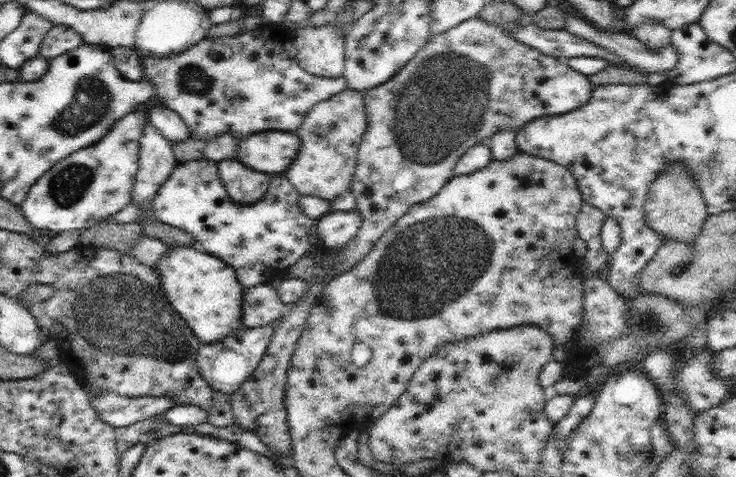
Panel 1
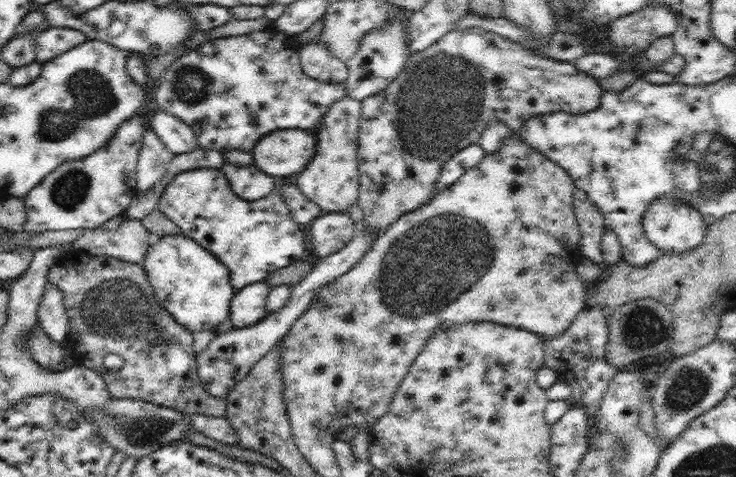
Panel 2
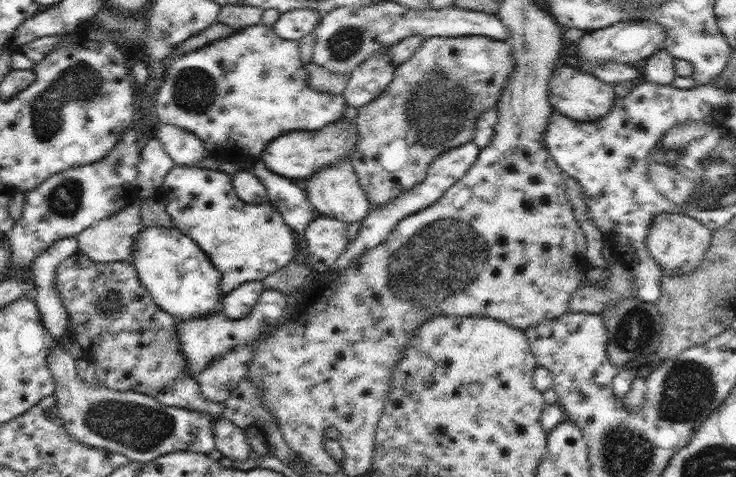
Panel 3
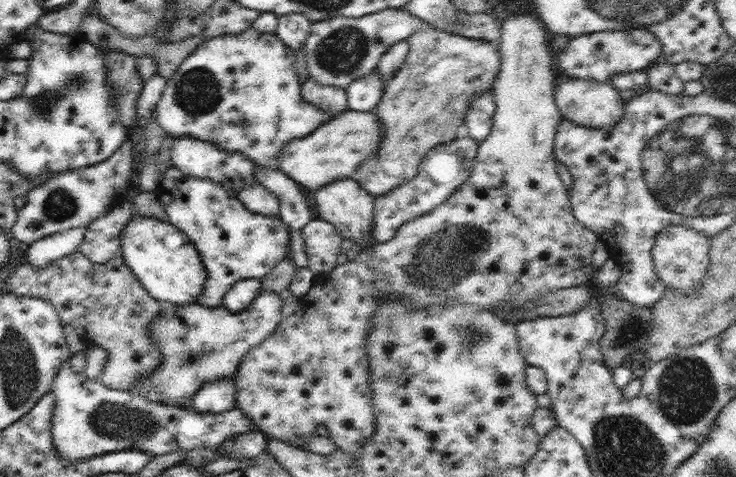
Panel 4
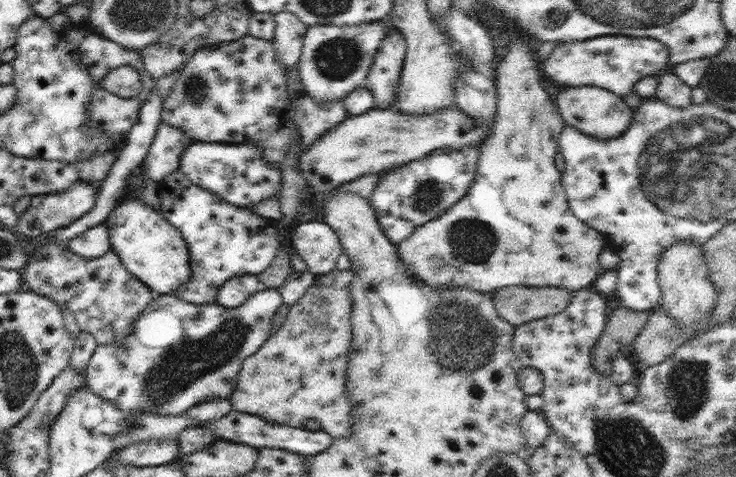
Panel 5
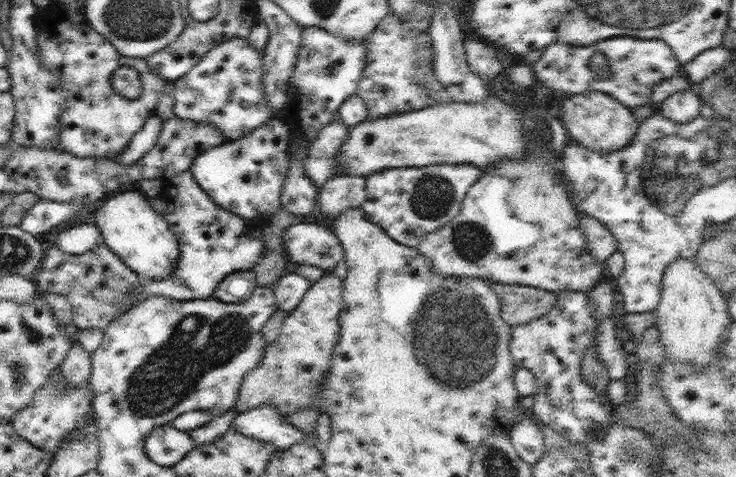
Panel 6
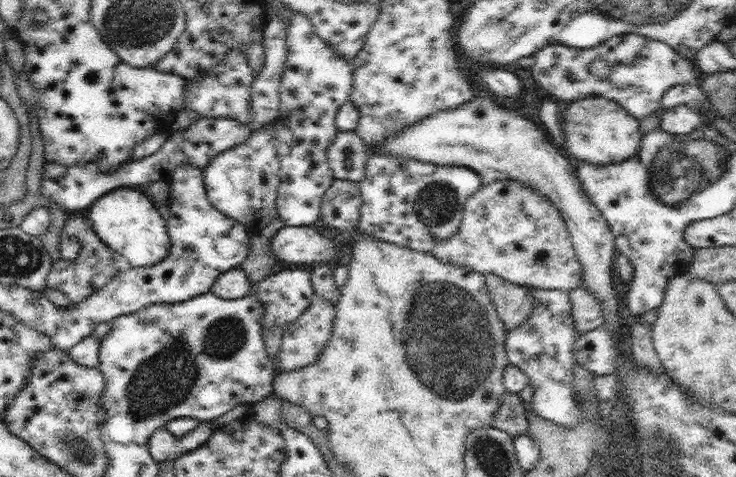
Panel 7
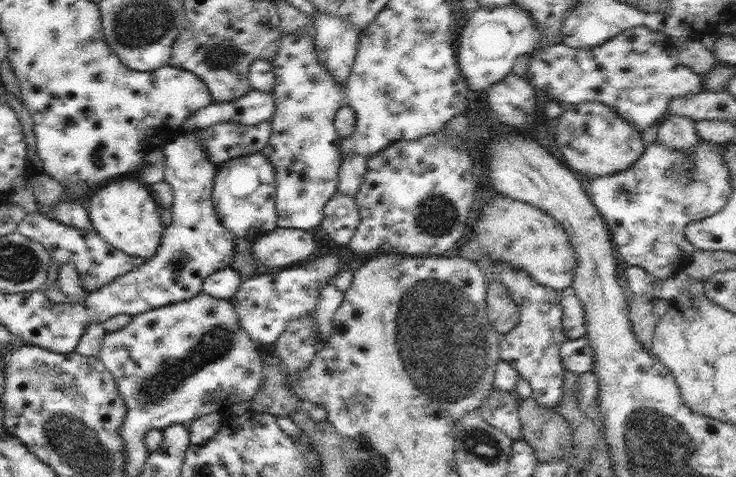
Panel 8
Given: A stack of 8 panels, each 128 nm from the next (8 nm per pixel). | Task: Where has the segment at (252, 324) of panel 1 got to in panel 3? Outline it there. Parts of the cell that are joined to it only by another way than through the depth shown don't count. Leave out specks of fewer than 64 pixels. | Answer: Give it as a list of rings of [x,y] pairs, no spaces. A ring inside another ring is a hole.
[[[261,281],[244,282],[221,300],[220,312],[232,320],[246,318],[252,312],[252,308],[256,306],[262,291]]]

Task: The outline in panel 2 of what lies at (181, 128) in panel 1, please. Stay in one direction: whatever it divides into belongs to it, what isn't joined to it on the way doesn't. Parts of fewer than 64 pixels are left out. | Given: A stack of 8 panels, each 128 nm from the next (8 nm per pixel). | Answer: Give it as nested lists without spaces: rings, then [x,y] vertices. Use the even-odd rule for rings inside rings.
[[[158,109],[152,116],[150,128],[158,135],[164,146],[175,155],[199,147],[194,131],[170,112]]]

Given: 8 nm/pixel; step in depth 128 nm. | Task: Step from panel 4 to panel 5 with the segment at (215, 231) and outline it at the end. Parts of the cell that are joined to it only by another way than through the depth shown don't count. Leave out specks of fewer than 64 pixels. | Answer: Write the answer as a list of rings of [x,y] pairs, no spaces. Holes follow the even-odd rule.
[[[179,169],[159,182],[157,194],[162,205],[160,212],[180,230],[188,245],[192,278],[184,284],[182,291],[176,292],[188,302],[198,305],[216,303],[218,290],[226,280],[264,272],[272,264],[280,244],[287,242],[287,237],[280,235],[276,222],[262,218],[246,207],[238,207],[190,182]]]

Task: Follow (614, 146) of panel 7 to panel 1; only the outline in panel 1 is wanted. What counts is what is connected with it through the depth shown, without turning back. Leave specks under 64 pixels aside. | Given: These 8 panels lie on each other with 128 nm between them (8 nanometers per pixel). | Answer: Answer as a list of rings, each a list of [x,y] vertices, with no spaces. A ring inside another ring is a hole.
[[[479,16],[464,20],[442,34],[434,34],[428,42],[411,58],[394,78],[366,89],[363,99],[366,105],[368,128],[362,136],[357,152],[357,166],[350,181],[350,191],[357,202],[357,211],[362,224],[356,236],[346,245],[336,247],[334,265],[328,273],[327,281],[314,281],[312,289],[291,306],[290,311],[276,325],[274,335],[257,370],[244,385],[230,395],[236,424],[260,437],[270,450],[276,449],[282,456],[291,456],[291,437],[288,431],[285,410],[285,383],[288,367],[296,343],[306,320],[310,316],[312,304],[316,304],[328,281],[352,270],[360,260],[372,250],[378,239],[416,203],[428,201],[452,178],[460,156],[475,144],[487,142],[500,130],[518,131],[524,124],[535,118],[566,114],[579,105],[588,103],[594,85],[588,76],[580,74],[565,62],[540,50],[524,44],[506,30],[492,26]]]

